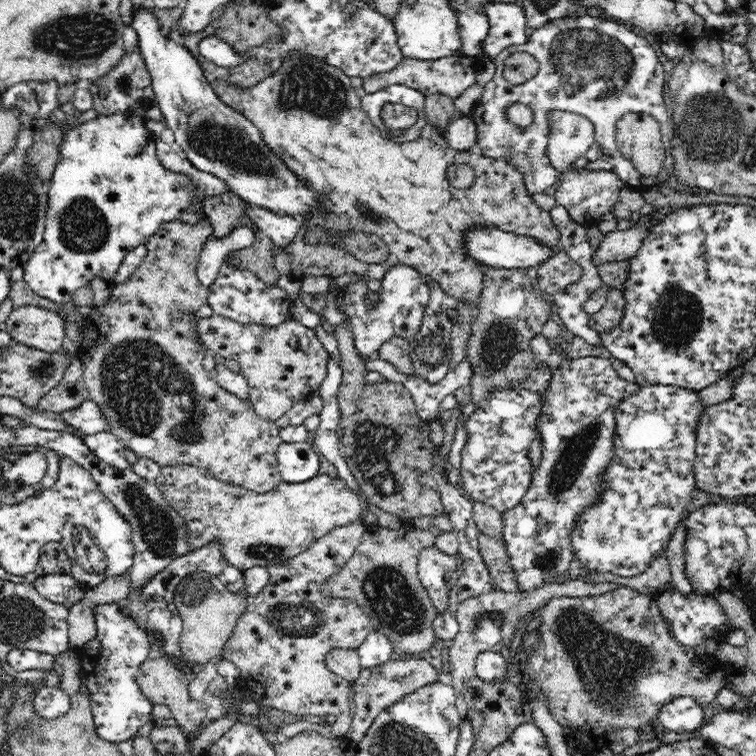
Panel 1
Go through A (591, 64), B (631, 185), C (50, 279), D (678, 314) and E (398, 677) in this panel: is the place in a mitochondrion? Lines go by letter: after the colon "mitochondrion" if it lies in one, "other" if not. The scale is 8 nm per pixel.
A: mitochondrion
B: other
C: other
D: mitochondrion
E: mitochondrion

